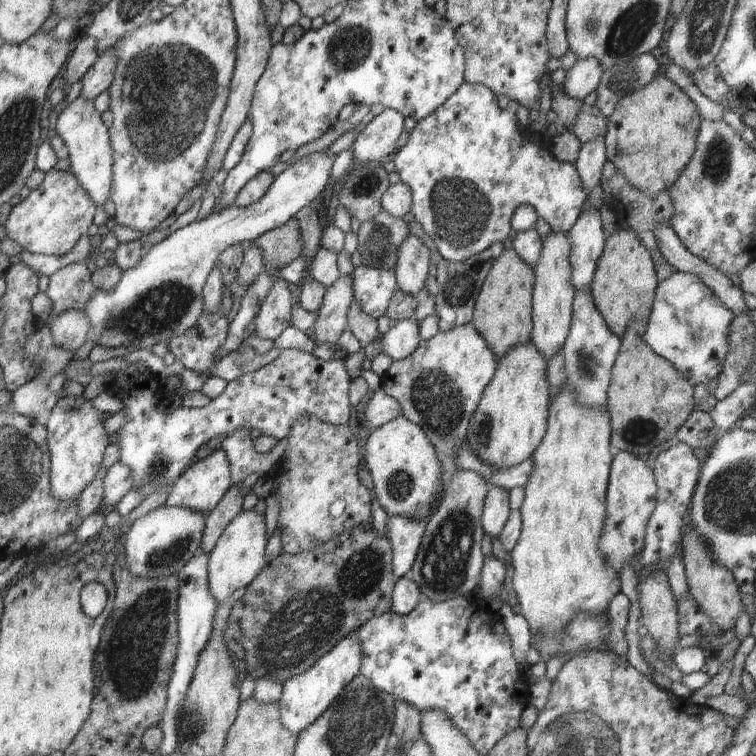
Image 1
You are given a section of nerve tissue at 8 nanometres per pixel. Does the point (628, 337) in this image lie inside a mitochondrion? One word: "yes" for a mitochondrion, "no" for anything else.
no

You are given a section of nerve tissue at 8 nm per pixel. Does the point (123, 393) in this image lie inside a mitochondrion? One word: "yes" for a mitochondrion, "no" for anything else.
no

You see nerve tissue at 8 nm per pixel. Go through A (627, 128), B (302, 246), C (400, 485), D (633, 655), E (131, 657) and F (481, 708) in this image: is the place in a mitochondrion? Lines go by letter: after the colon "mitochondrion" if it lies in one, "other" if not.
A: other
B: other
C: mitochondrion
D: other
E: mitochondrion
F: other

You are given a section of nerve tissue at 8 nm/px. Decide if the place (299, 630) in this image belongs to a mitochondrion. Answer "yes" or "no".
yes

